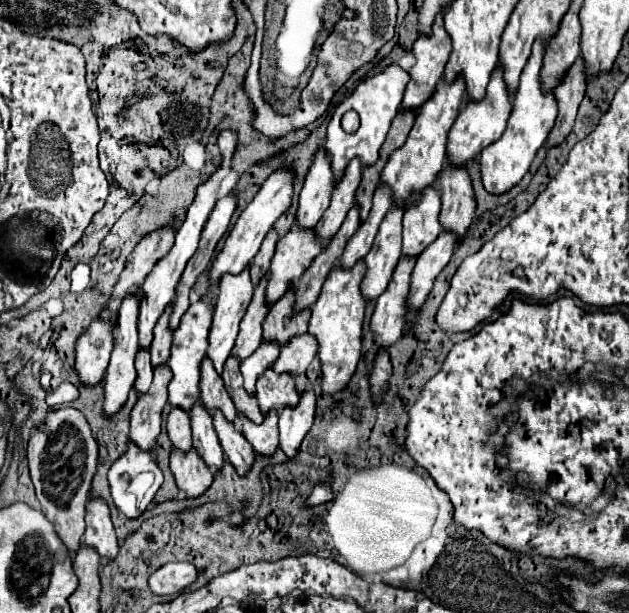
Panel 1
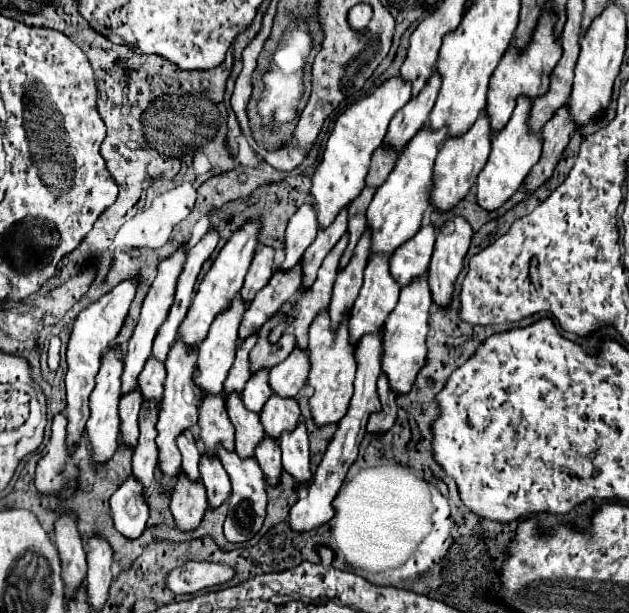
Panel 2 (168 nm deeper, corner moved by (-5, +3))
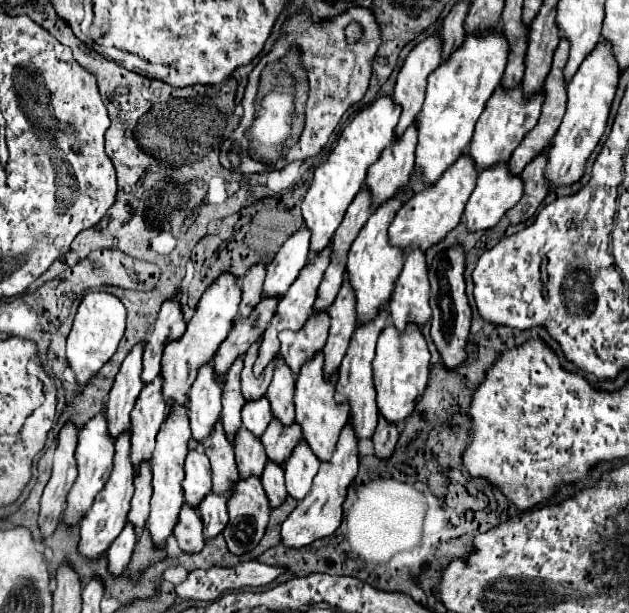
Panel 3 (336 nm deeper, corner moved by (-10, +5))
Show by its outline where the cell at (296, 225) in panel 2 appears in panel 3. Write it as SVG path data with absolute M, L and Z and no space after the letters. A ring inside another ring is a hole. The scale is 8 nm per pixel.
M303 227L291 235L285 245L279 249L275 259L267 265L267 275L263 281L263 295L281 299L291 283L297 279L299 271L307 265L311 233Z

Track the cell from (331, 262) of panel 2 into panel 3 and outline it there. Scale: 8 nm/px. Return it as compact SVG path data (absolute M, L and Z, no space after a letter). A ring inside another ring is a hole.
M313 313L309 321L299 331L283 331L281 339L281 359L285 365L299 375L301 367L319 353L327 341L329 331L329 315Z

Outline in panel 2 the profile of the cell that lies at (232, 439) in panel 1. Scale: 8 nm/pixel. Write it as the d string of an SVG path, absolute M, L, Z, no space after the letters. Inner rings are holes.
M218 447L216 453L232 481L232 497L230 497L228 517L224 523L224 535L232 543L244 543L252 539L262 527L262 521L266 515L266 479L256 459L242 459L236 451L226 451L224 447Z

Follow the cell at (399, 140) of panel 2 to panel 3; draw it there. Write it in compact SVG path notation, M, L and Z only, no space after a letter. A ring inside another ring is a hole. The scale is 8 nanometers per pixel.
M411 125L403 137L399 141L393 141L391 147L387 147L379 161L375 165L371 165L371 169L367 169L367 177L365 177L365 189L371 189L371 207L377 209L379 205L383 205L389 199L395 199L397 195L403 197L403 203L407 199L411 199L417 193L417 187L413 187L411 181L411 173L413 173L413 163L415 163L415 143L417 143L417 129L415 125Z

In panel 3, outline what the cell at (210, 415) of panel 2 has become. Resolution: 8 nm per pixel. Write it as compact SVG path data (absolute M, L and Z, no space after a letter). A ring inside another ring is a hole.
M221 421L215 425L209 439L203 443L203 449L213 469L213 493L231 495L233 485L239 479L239 475L237 475L233 445L227 441Z

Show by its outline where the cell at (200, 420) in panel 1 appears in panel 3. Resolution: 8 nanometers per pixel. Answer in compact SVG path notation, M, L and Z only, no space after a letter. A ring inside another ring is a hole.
M209 493L201 501L199 511L203 515L203 537L207 541L211 541L211 539L215 539L225 529L225 525L229 521L229 515L227 515L227 497Z

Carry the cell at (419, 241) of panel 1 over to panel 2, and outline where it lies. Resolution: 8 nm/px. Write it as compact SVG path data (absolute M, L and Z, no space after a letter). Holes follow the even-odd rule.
M432 223L418 229L414 237L410 237L398 251L394 251L390 259L390 273L400 285L408 285L414 277L426 273L430 263L430 255L434 249L436 227Z

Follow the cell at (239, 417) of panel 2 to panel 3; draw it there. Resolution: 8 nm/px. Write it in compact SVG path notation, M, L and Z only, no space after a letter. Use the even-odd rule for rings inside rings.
M241 427L233 445L235 445L235 461L237 461L239 477L241 479L261 477L267 465L267 455L261 441L259 439L255 441L255 437L251 437L251 433Z

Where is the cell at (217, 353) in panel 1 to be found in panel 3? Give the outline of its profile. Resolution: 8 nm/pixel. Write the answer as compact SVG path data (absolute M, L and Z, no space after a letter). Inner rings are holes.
M203 365L189 393L189 427L197 443L203 443L219 421L221 393L223 385L215 381L213 365Z

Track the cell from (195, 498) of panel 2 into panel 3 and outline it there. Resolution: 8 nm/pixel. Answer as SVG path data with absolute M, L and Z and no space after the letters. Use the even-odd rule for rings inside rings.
M183 505L181 509L181 515L179 515L179 523L173 531L173 535L177 537L177 543L179 543L179 549L183 553L199 553L205 545L205 539L203 539L203 531L201 531L201 515L197 509L189 507L189 505Z

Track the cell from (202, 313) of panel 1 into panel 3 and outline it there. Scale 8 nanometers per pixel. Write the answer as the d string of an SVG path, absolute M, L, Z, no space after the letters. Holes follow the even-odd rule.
M175 405L171 409L167 421L161 425L161 431L157 433L157 447L155 455L151 461L151 471L153 471L153 497L151 497L151 515L147 521L147 529L151 535L151 541L157 549L165 549L167 537L173 533L173 527L177 525L179 511L183 507L183 487L181 481L185 477L183 473L183 463L187 455L187 441L191 439L191 429L187 421L187 407Z

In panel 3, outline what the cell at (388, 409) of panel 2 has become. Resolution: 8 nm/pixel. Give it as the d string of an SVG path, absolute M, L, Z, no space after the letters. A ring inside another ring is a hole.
M379 417L379 425L373 433L373 445L375 445L375 457L389 459L399 439L399 431L395 425L387 423L383 417Z

